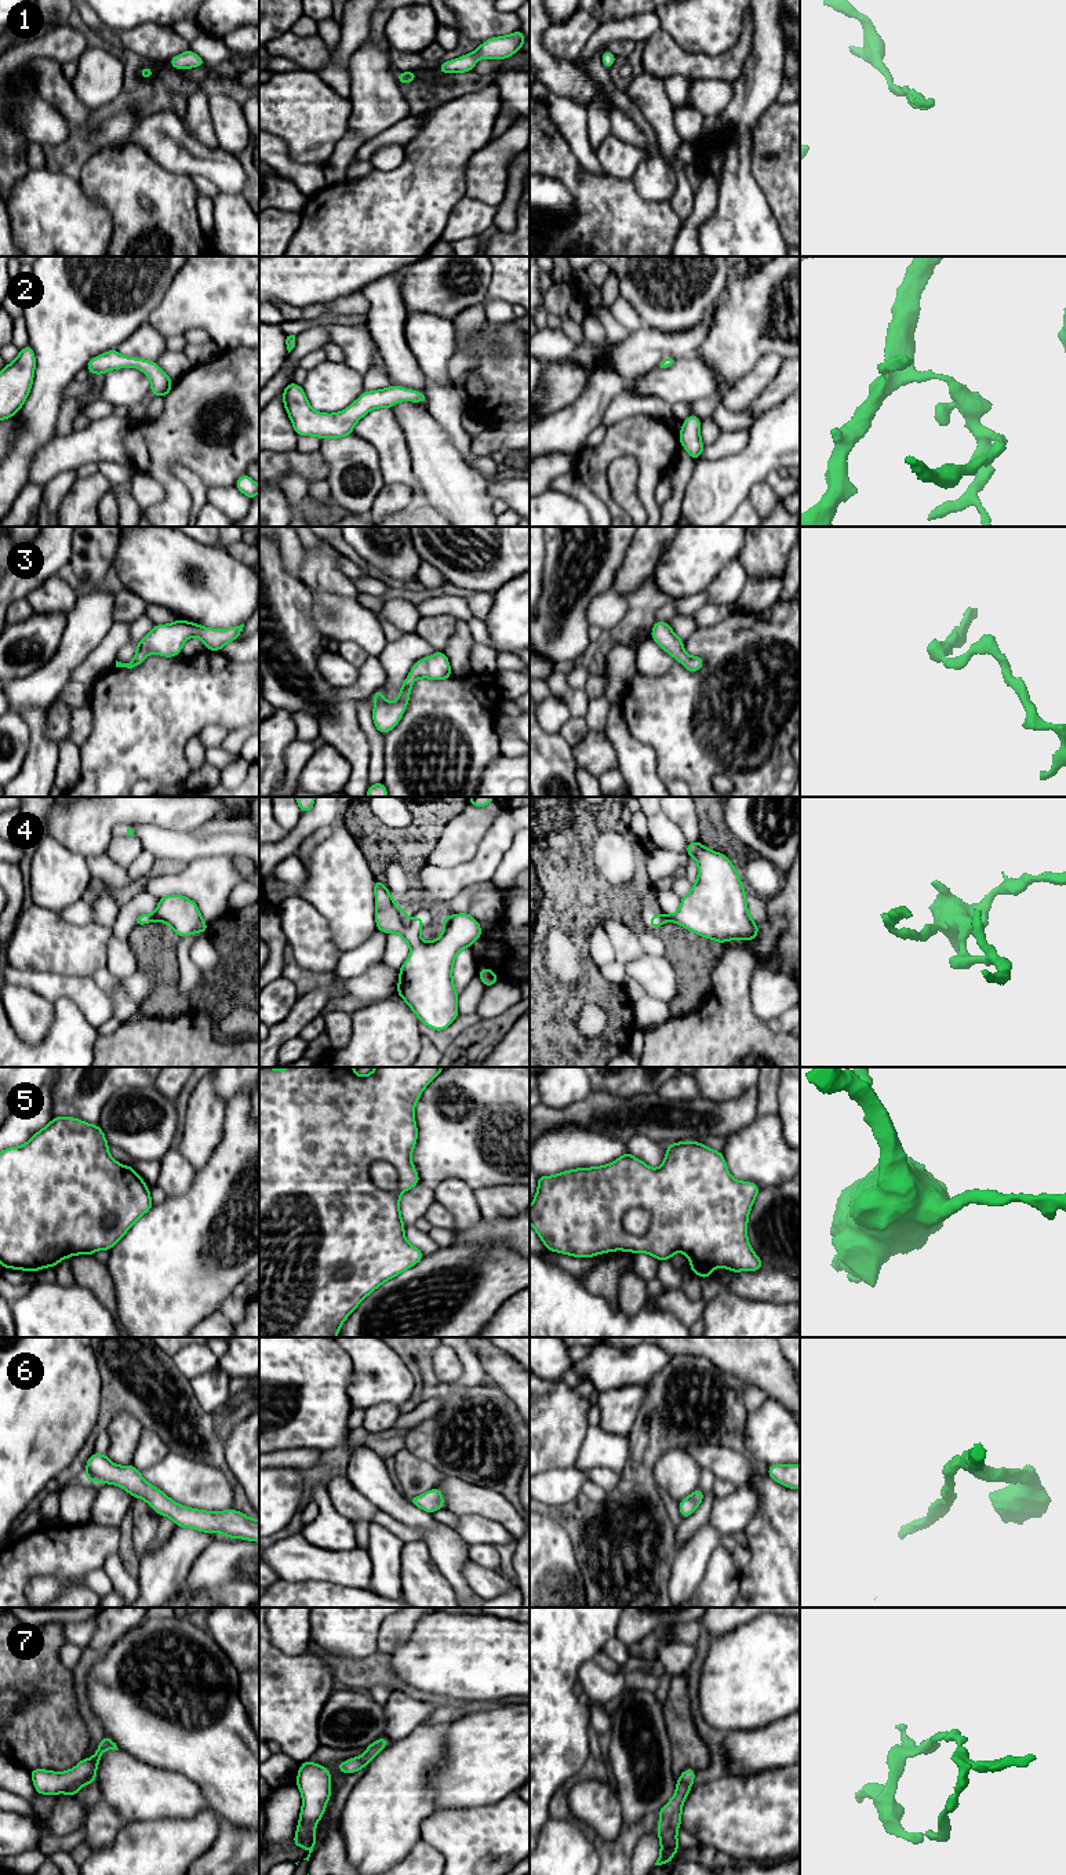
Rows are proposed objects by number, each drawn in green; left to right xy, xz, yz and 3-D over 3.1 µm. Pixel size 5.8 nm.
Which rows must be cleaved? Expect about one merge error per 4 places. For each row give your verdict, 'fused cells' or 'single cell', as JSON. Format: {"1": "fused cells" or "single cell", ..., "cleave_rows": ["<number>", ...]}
{"1": "single cell", "2": "single cell", "3": "single cell", "4": "single cell", "5": "fused cells", "6": "single cell", "7": "single cell", "cleave_rows": ["5"]}

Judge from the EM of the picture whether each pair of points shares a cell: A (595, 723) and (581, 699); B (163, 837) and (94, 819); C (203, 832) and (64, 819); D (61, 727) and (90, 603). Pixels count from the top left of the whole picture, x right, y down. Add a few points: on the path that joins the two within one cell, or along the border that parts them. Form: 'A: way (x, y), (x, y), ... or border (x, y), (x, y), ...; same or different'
A: border (589, 698), (586, 713), (582, 717); different
B: border (131, 826), (159, 825), (163, 827); different
C: border (215, 816), (189, 833); different
D: border (53, 702), (47, 707); different

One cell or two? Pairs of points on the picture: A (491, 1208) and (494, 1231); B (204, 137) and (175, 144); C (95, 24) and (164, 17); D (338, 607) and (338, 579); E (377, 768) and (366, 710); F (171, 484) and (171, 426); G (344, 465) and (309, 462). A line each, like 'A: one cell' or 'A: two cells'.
A: two cells
B: two cells
C: two cells
D: two cells
E: one cell
F: one cell
G: two cells

